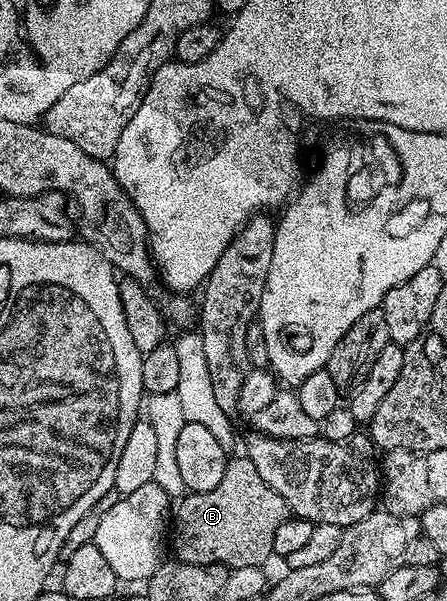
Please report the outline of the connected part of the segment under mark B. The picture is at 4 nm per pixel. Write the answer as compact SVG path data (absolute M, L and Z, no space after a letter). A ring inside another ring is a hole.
M247 457L229 458L226 465L226 473L222 473L222 481L214 485L206 493L197 491L185 494L175 504L174 518L170 523L170 547L176 550L175 558L182 563L190 565L222 565L229 569L234 567L264 567L267 559L273 558L272 550L274 549L274 532L278 530L278 525L289 518L290 512L288 506L258 477L258 469Z

